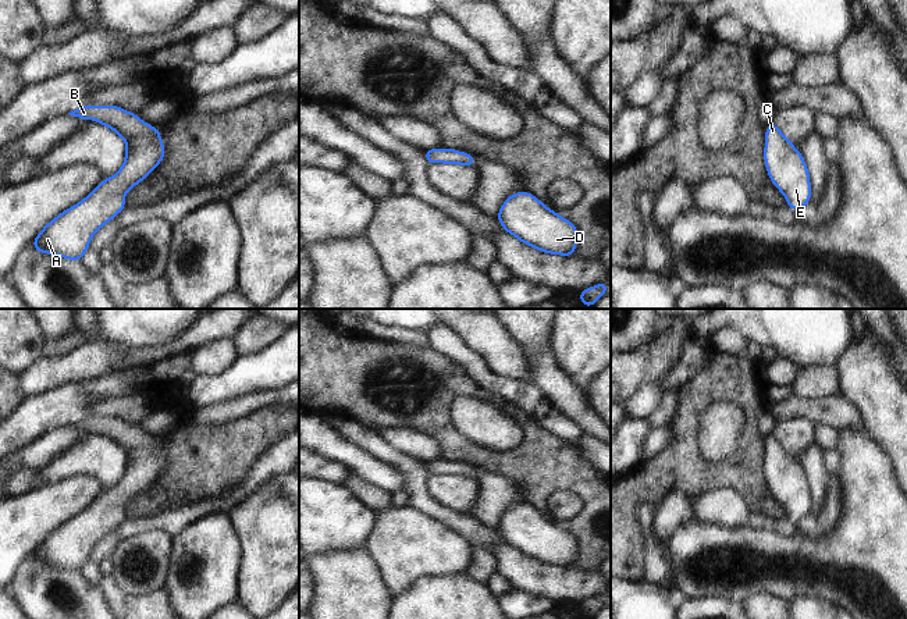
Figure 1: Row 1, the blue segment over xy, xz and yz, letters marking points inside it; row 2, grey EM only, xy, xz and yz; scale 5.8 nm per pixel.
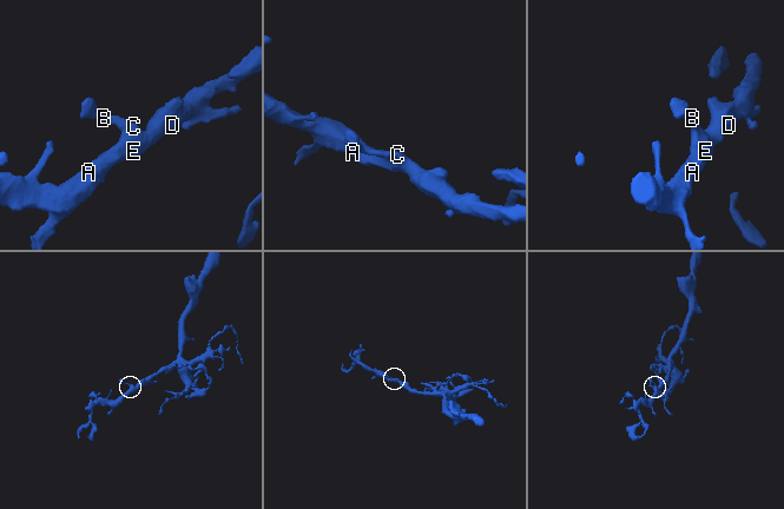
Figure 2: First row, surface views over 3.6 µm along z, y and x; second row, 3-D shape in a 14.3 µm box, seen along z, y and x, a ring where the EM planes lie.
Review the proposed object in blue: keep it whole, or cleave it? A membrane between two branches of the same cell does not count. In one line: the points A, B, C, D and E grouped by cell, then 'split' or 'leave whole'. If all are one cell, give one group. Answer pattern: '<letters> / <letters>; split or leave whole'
A B C D E; leave whole

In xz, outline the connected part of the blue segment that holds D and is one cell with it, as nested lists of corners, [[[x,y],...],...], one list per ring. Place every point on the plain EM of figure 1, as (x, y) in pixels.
[[[526,502],[511,506],[502,515],[497,530],[504,541],[520,554],[549,566],[573,569],[579,554],[576,538],[534,506]]]

